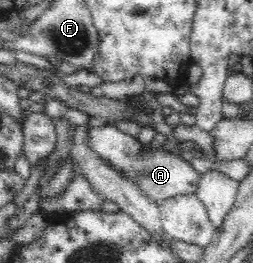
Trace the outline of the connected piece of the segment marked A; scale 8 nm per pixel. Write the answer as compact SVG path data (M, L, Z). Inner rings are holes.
M106 122L100 127L90 127L84 138L92 152L112 163L128 179L135 181L145 195L158 204L174 195L195 193L198 187L201 174L197 173L190 163L179 155L168 154L162 148L154 153L145 153L147 145L140 144L136 138L124 133L116 123Z

